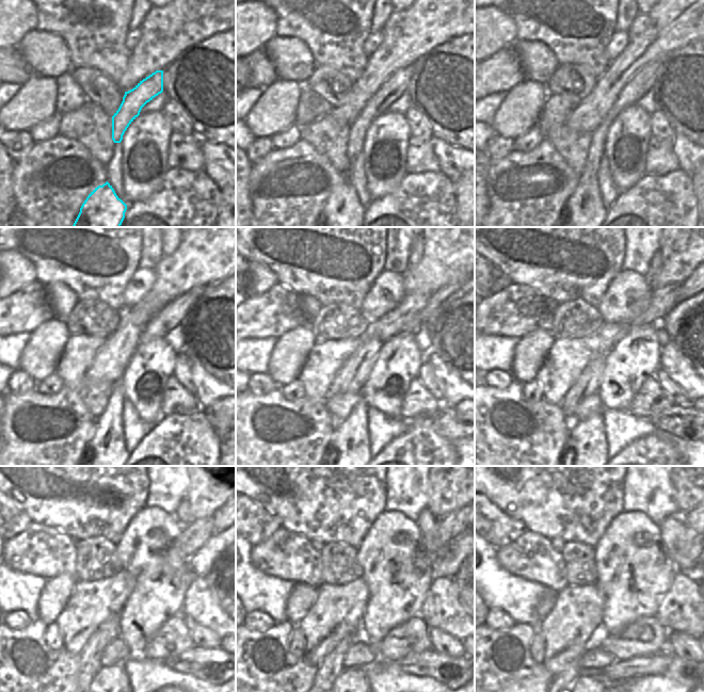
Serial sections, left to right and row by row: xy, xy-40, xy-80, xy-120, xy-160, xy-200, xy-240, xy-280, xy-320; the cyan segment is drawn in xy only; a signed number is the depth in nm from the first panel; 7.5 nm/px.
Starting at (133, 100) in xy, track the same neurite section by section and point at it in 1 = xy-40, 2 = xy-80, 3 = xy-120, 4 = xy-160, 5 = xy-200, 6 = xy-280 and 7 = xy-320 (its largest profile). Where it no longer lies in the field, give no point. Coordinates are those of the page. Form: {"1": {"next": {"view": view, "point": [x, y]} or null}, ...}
{"1": {"next": {"view": "xy-40", "point": [397, 83]}}, "2": {"next": {"view": "xy-80", "point": [585, 205]}}, "3": {"next": {"view": "xy-120", "point": [108, 444]}}, "4": {"next": {"view": "xy-160", "point": [349, 444]}}, "5": {"next": {"view": "xy-200", "point": [587, 444]}}, "6": {"next": {"view": "xy-280", "point": [352, 682]}}, "7": {"next": {"view": "xy-320", "point": [582, 682]}}}

